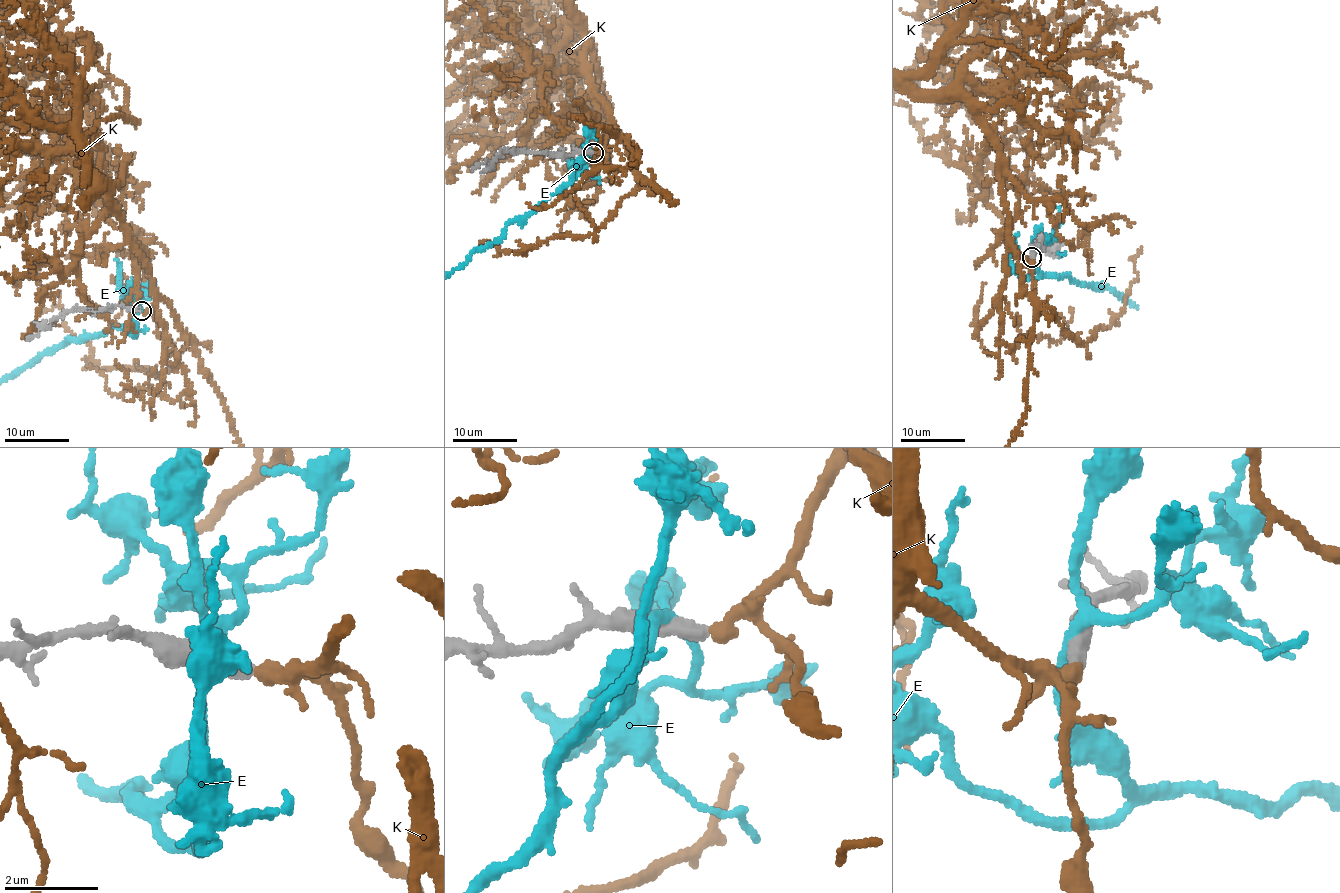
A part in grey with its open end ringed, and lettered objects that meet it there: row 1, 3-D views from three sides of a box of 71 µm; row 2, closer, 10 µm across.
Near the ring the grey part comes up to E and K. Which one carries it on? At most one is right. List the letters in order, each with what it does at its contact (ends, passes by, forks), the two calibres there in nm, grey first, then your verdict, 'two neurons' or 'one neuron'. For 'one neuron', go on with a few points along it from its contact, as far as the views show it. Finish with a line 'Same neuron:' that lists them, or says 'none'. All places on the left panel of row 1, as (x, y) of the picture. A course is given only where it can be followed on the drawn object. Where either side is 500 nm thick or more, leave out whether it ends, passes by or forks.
E: 550 nm thick on the grey side, 200 nm on the other; two neurons
K: it forks there; 380 nm thick on the grey side, 200 nm on the other; one neuron
Same neuron: K

